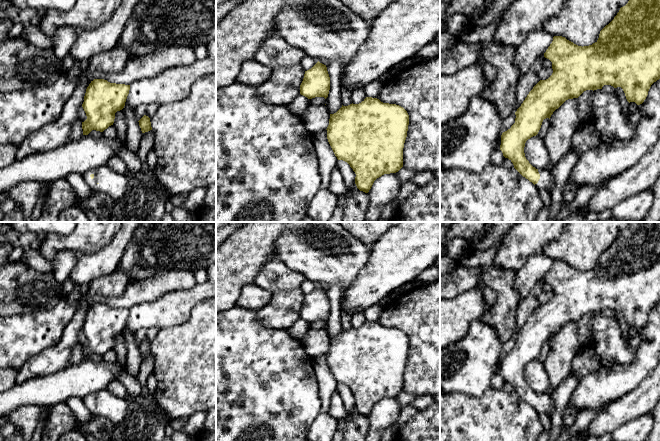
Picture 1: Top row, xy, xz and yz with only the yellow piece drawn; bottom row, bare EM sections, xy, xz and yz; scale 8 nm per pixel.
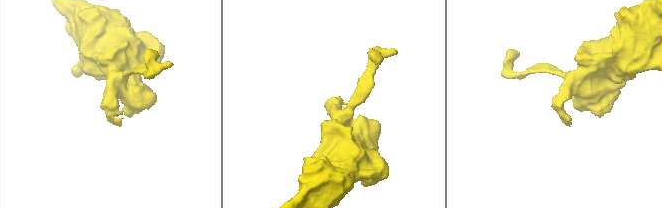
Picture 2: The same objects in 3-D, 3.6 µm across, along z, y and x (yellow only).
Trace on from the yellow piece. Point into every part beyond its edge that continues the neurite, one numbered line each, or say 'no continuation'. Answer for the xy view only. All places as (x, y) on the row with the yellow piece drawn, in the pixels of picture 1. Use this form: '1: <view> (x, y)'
1: xy (111, 183)

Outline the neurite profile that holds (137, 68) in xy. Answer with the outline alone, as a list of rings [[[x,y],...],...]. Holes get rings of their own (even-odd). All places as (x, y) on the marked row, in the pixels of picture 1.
[[[173,45],[156,50],[149,55],[130,58],[122,71],[104,73],[98,70],[83,70],[79,79],[104,79],[110,83],[130,85],[136,80],[153,77],[166,69],[176,66],[189,66],[196,60],[194,48]]]

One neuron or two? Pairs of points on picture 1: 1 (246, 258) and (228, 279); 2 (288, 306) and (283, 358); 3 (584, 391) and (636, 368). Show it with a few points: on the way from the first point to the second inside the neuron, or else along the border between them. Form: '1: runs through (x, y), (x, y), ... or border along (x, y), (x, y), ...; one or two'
1: runs through (241, 262), (229, 274); one
2: border along (263, 324), (286, 330); two
3: runs through (597, 388), (623, 379); one

